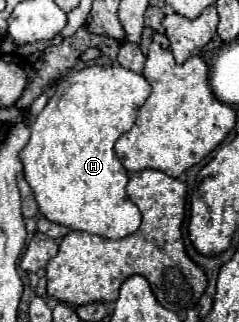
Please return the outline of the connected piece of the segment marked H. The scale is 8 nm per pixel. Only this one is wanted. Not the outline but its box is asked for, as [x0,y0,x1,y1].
[20,62,150,238]

